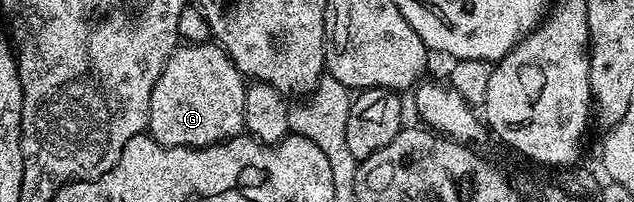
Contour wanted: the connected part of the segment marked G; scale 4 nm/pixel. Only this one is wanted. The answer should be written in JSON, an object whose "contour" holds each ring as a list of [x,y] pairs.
{"contour":[[[186,44],[173,49],[169,60],[159,74],[159,82],[155,82],[155,90],[151,90],[151,110],[149,111],[148,135],[168,148],[206,148],[212,144],[221,144],[232,140],[245,132],[243,122],[243,102],[245,101],[246,77],[233,63],[229,55],[222,50],[220,44]]]}

